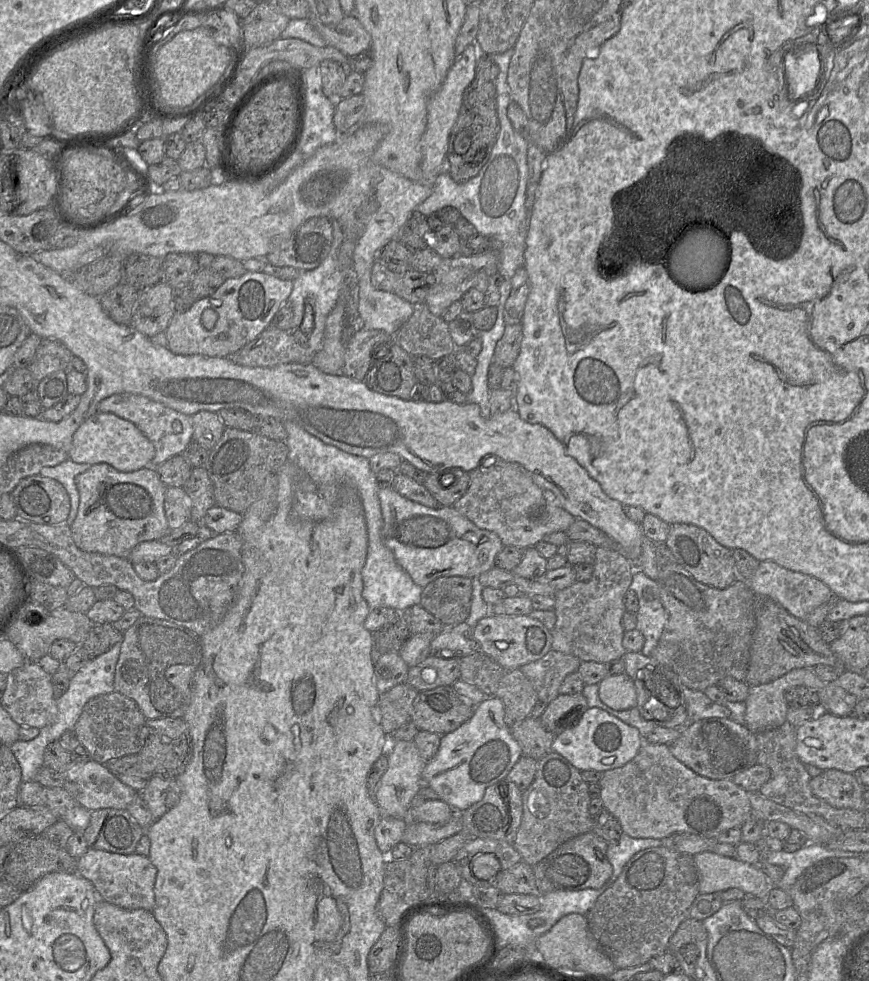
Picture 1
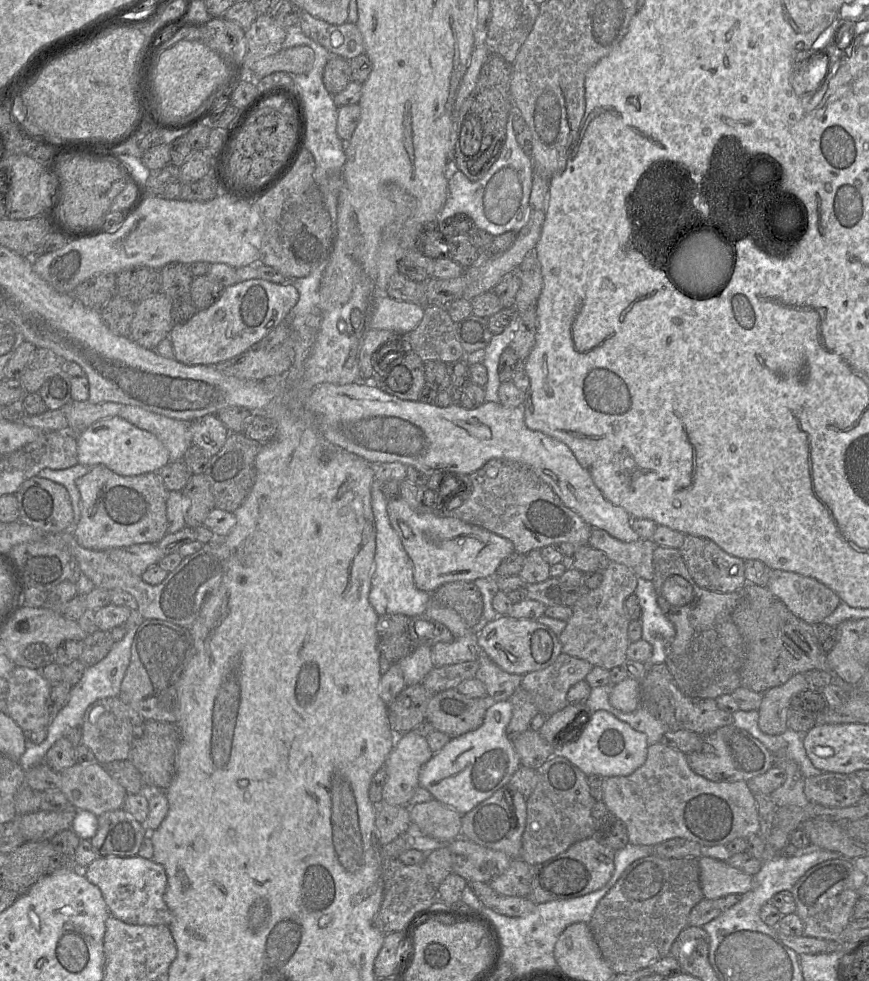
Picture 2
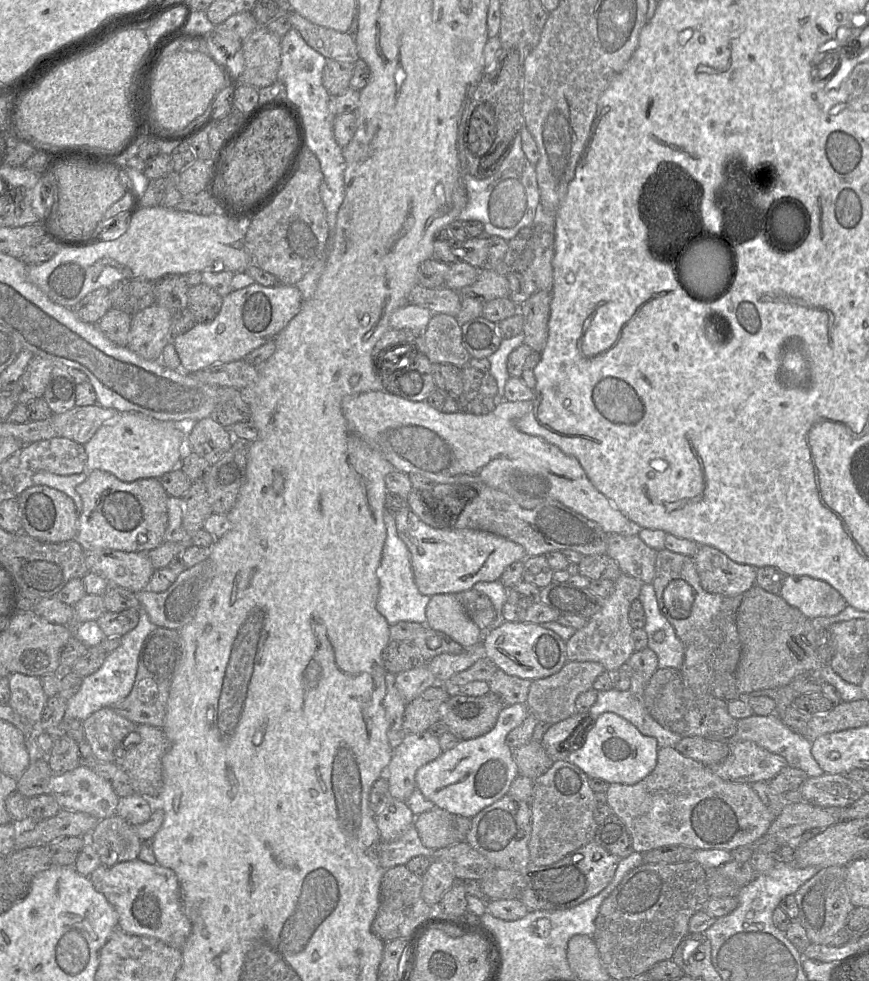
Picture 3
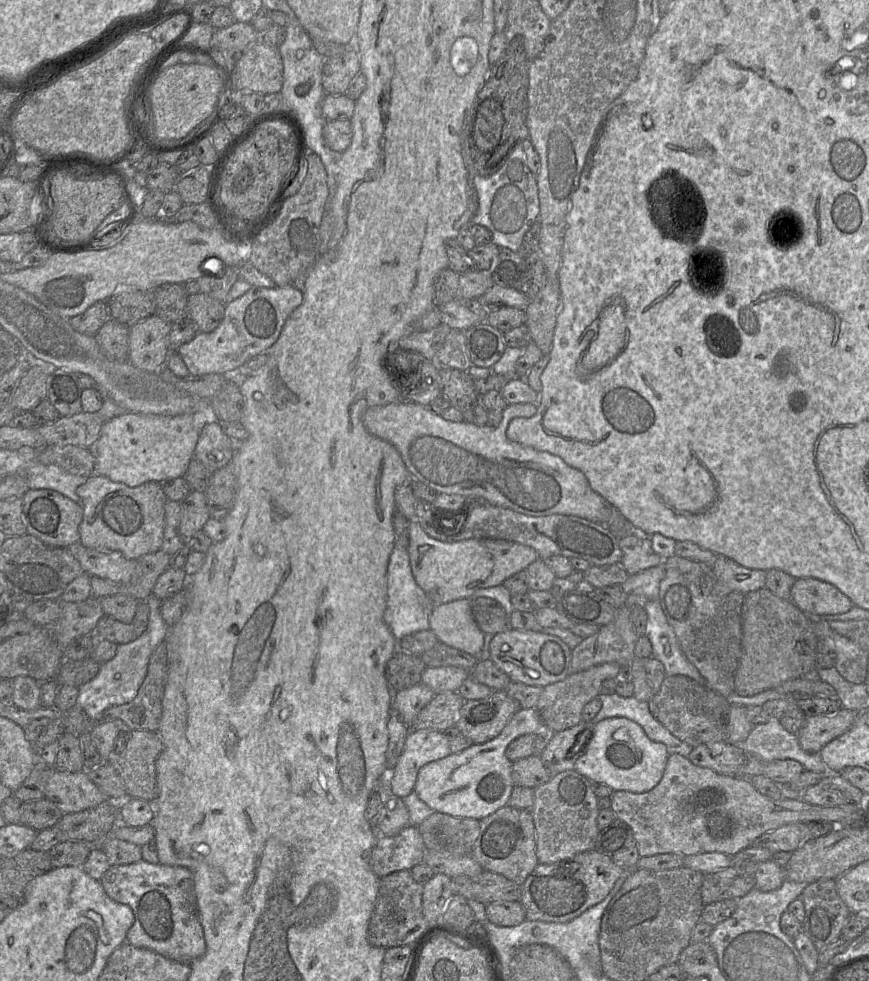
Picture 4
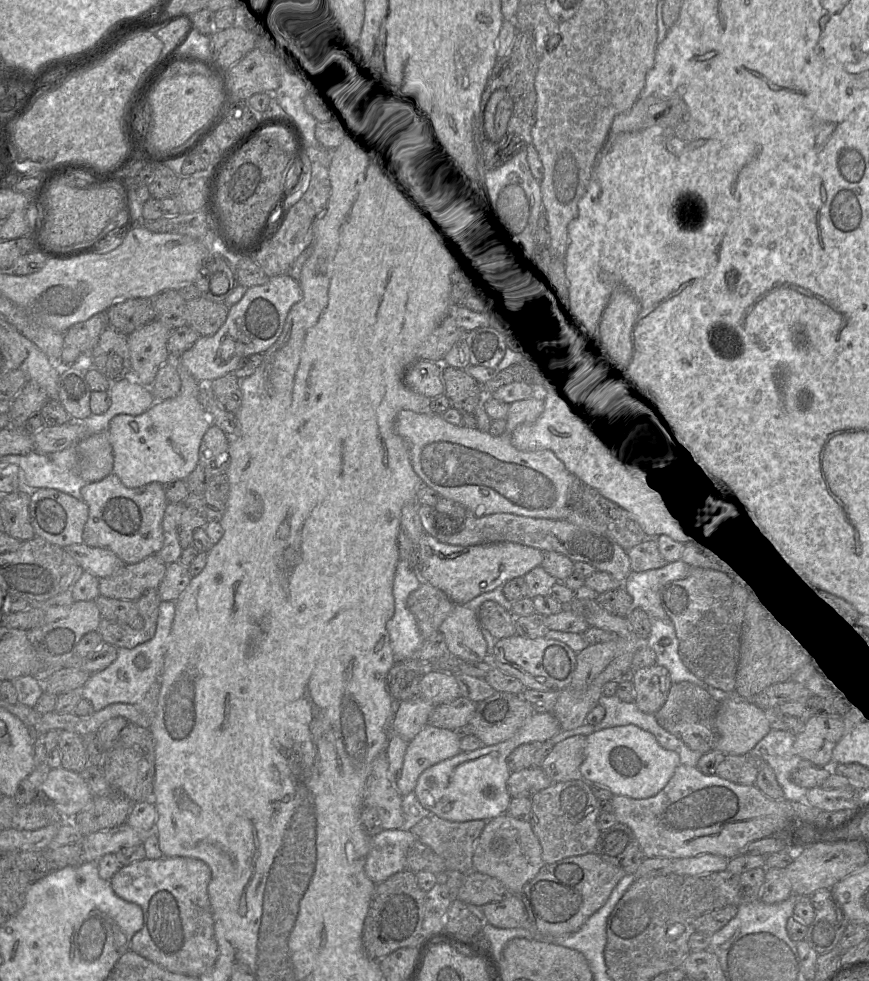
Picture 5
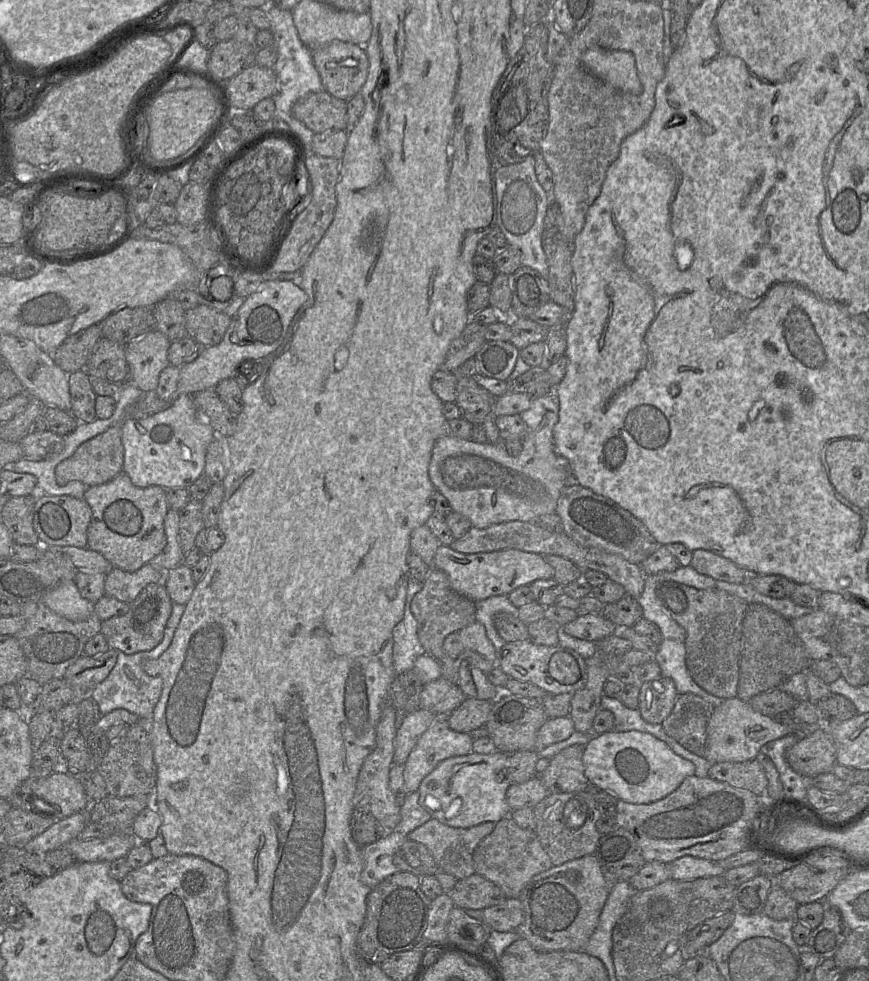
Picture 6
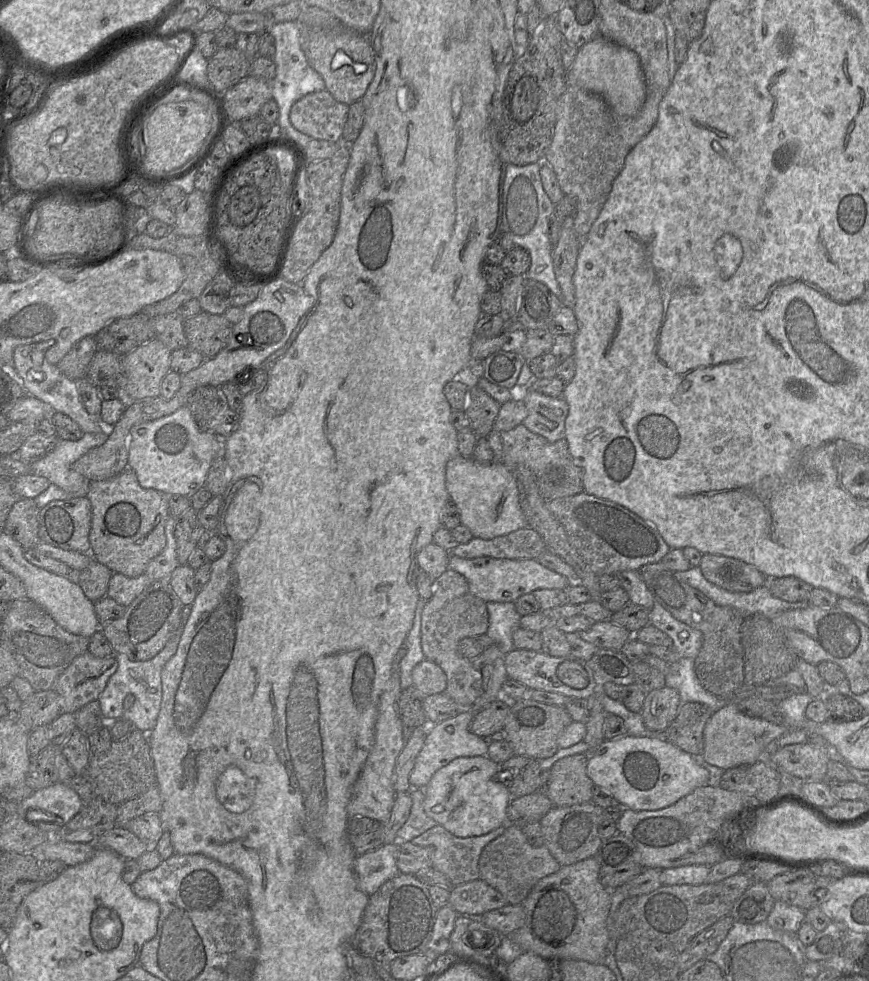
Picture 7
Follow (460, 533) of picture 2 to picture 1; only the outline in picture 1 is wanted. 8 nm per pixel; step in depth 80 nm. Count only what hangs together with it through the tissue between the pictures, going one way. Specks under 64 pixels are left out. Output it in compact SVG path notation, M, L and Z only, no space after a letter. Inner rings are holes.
M393 487L380 488L378 498L383 519L382 539L392 551L396 562L421 588L440 577L478 578L480 574L495 566L495 558L504 546L499 536L478 528L453 507L429 508L403 497Z

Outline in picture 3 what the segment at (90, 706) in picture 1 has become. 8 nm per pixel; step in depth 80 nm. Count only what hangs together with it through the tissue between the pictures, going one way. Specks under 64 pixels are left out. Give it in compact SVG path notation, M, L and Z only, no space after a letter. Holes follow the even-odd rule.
M113 707L102 708L83 721L84 740L90 745L99 762L116 762L115 749L121 748L126 736L136 731L138 724L118 714Z

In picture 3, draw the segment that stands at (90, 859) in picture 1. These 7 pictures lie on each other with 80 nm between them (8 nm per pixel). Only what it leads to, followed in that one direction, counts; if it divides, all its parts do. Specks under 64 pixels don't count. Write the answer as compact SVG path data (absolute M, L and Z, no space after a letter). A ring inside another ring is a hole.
M136 858L113 866L100 865L89 879L117 912L120 930L130 935L152 937L181 950L191 933L191 923L184 912L179 881L172 870Z

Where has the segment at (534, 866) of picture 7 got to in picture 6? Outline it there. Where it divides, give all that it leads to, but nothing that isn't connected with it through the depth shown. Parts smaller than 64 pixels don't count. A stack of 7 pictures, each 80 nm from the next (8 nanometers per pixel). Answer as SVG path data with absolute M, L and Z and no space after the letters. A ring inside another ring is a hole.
M509 816L495 823L493 831L484 837L473 852L475 873L497 885L507 898L519 898L521 891L527 886L532 878L552 866L552 861L542 847L535 832L521 828Z

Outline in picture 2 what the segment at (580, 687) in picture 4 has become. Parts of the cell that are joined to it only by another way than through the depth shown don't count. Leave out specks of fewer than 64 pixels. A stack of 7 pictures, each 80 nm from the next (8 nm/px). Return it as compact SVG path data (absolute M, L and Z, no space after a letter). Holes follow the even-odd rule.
M562 652L548 667L523 675L521 687L531 695L538 711L549 717L569 704L569 689L585 680L592 668L591 663Z

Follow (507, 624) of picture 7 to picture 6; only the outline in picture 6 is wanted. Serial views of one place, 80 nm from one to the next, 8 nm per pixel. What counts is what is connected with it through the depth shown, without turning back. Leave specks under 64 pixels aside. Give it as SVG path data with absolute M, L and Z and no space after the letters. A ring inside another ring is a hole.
M506 595L490 596L473 602L476 608L476 620L485 627L488 638L499 654L506 641L497 632L494 617L500 612L507 612L518 617L518 608L512 604Z

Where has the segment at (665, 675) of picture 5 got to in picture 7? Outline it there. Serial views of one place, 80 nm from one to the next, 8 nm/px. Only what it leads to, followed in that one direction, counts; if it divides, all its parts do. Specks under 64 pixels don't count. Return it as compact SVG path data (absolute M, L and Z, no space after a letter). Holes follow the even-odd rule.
M666 685L647 692L641 711L645 726L655 732L664 732L677 716L681 704L678 691Z

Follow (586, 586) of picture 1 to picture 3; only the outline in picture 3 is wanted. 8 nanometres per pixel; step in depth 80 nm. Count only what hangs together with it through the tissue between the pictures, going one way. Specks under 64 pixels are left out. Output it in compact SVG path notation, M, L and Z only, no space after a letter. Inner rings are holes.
M623 573L614 581L614 591L603 599L601 609L566 641L566 655L569 661L597 662L609 672L619 670L628 662L634 652L631 638L633 628L628 613L631 603L639 599L642 584L640 580Z

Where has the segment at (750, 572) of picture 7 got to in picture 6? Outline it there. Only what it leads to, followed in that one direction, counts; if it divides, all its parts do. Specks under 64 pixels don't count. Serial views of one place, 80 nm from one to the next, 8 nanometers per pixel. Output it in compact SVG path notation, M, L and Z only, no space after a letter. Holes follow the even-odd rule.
M703 549L692 552L690 566L700 574L729 583L748 583L750 573L731 560Z

